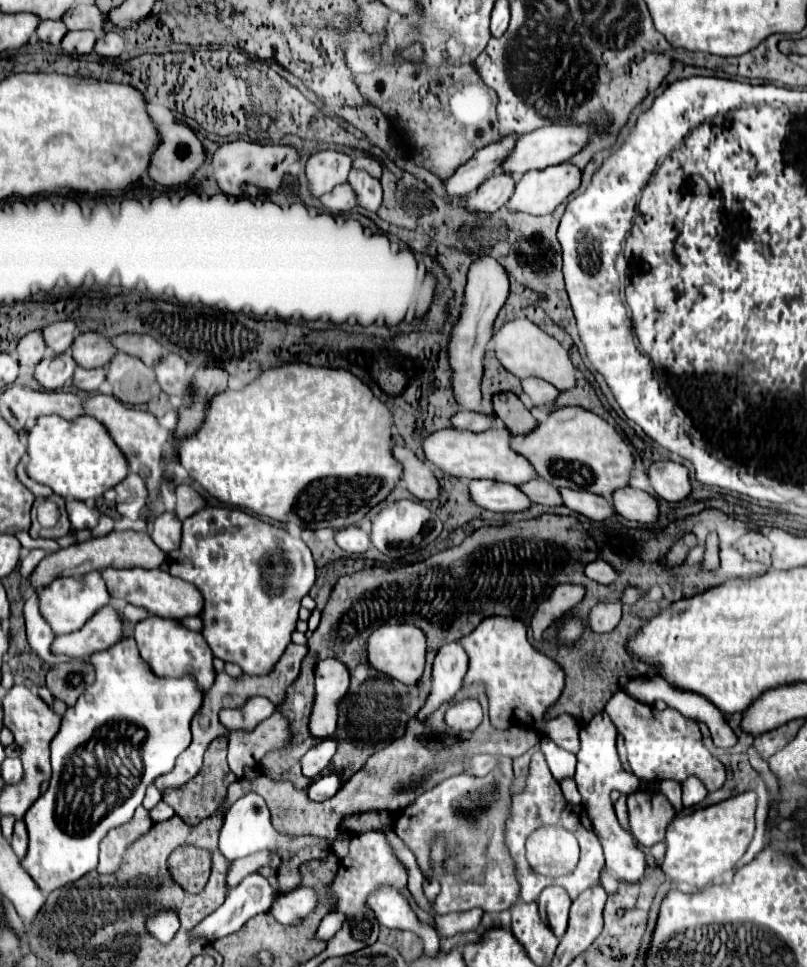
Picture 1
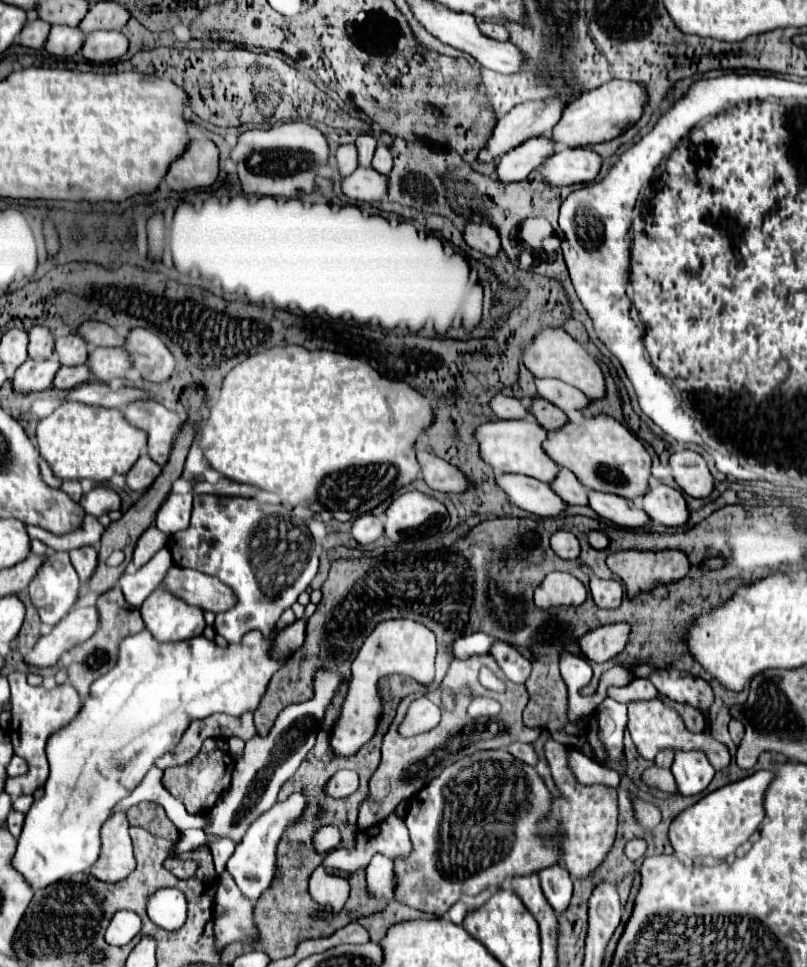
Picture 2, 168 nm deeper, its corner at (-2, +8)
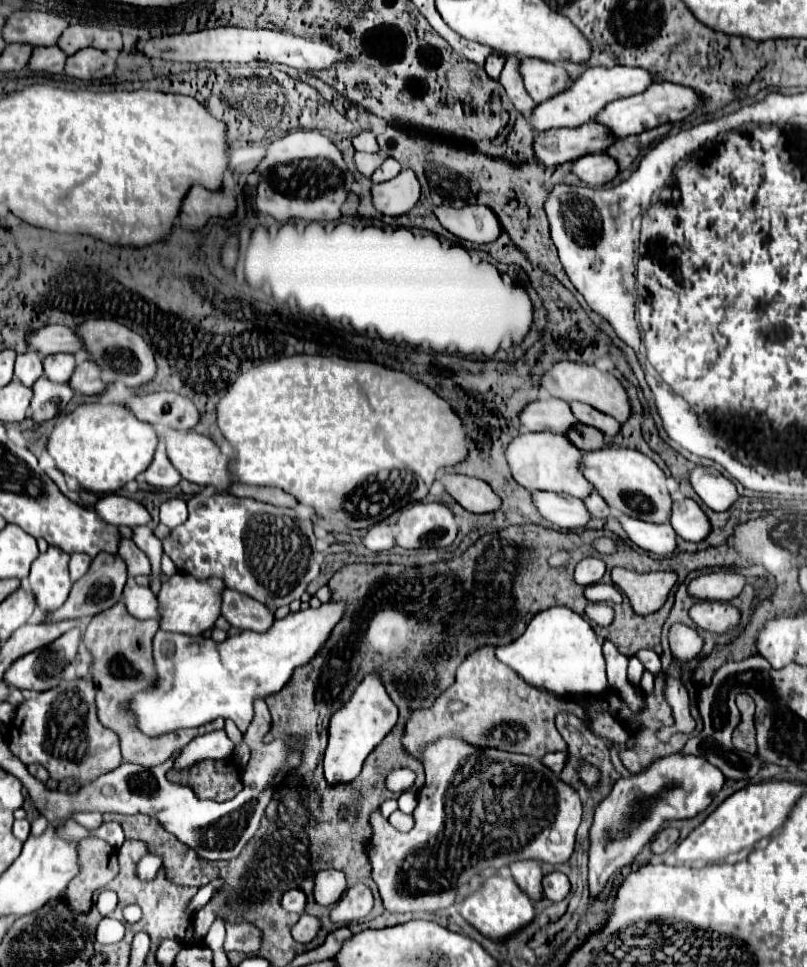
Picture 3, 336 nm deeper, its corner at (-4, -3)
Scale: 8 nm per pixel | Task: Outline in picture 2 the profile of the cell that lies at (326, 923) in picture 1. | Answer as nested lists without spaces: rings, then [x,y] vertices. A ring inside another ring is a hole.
[[[374,855],[374,859],[368,863],[366,869],[368,889],[374,897],[384,897],[388,903],[394,901],[394,871],[392,871],[392,859],[386,859],[384,855]]]

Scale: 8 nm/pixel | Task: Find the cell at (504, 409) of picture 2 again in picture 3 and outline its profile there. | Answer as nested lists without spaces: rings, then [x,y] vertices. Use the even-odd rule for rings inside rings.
[[[542,398],[526,404],[520,410],[520,424],[528,432],[552,432],[552,434],[564,434],[568,426],[576,424],[576,418],[572,418],[570,406],[564,400],[556,398]]]

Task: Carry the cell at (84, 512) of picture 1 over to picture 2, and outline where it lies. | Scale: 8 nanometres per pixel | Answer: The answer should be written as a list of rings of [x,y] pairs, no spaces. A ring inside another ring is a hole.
[[[100,485],[100,487],[94,487],[90,493],[86,493],[86,495],[82,497],[80,505],[84,507],[86,513],[100,517],[100,515],[104,515],[104,513],[110,513],[110,511],[120,509],[122,499],[120,499],[120,495],[118,495],[114,489]]]

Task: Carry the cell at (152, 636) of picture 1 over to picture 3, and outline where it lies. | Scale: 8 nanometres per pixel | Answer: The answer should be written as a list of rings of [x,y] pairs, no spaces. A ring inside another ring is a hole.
[[[174,574],[172,578],[168,578],[168,582],[162,584],[158,592],[160,630],[188,636],[200,636],[202,632],[206,632],[220,616],[220,590],[224,590],[224,582],[220,582],[218,578],[210,582],[200,582],[188,574]]]

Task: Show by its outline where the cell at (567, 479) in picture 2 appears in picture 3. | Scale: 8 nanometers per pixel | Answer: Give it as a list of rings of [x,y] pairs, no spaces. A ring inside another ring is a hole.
[[[596,490],[590,496],[584,498],[584,506],[590,512],[590,516],[594,516],[594,518],[606,518],[606,516],[610,516],[608,504],[600,498],[600,494],[596,494]]]

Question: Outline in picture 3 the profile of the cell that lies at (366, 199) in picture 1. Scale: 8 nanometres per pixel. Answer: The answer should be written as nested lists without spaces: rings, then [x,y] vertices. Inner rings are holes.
[[[360,132],[358,136],[354,136],[352,140],[354,148],[358,152],[368,152],[368,154],[374,154],[378,152],[378,144],[376,144],[376,136],[372,132]]]

